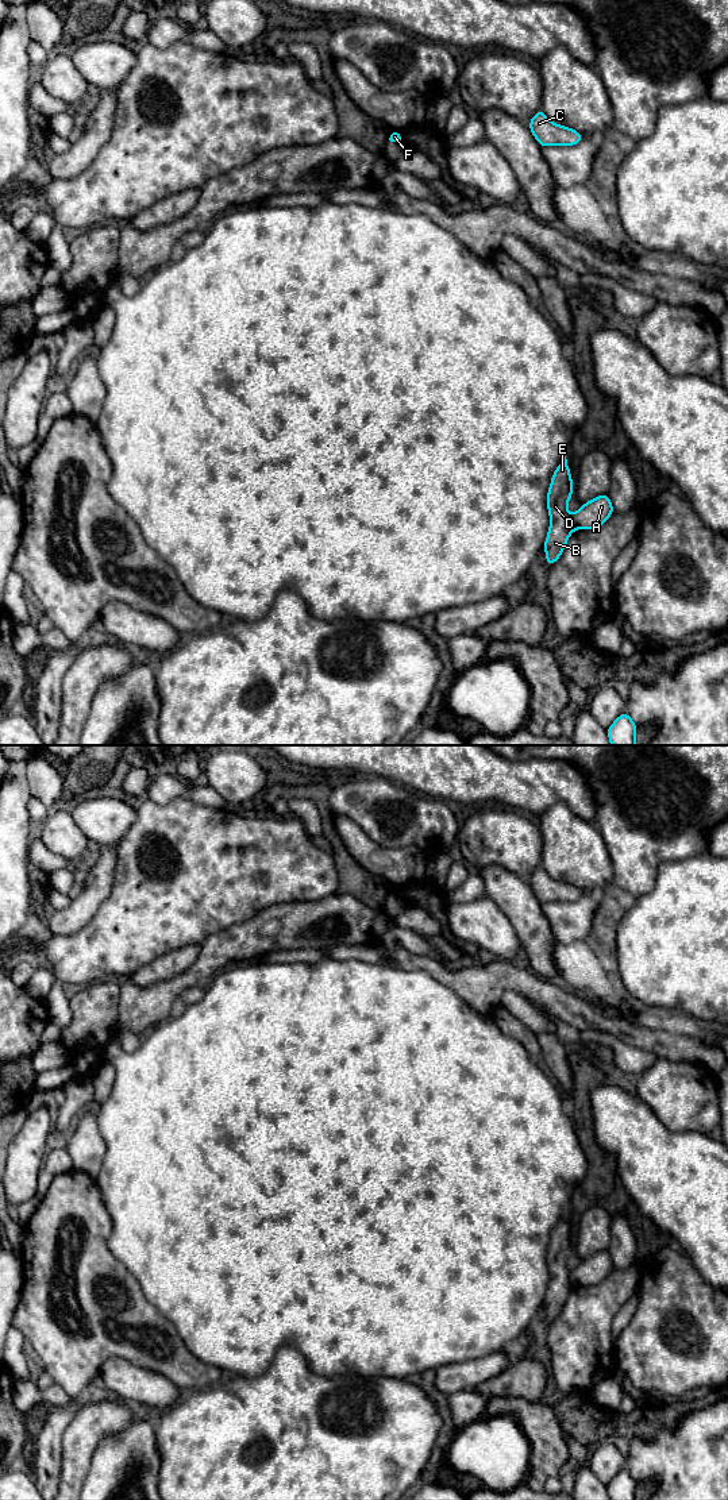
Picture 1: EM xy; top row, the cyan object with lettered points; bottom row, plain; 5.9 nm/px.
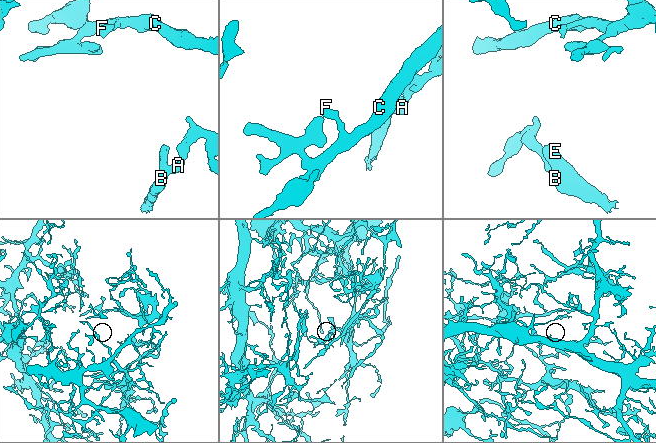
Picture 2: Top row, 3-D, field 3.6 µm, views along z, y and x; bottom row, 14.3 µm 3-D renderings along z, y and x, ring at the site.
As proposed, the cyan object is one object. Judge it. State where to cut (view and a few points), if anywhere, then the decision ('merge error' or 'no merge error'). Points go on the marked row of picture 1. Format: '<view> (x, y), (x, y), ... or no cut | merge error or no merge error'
xy (567, 516), (573, 529) | merge error

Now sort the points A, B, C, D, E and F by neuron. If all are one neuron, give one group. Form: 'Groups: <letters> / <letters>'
Groups: A C F / B D E

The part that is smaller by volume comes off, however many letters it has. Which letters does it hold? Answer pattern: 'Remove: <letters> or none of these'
Remove: B, D, E

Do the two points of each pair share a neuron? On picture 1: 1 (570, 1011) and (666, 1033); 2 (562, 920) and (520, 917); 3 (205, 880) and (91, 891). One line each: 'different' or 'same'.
1: same
2: different
3: different

